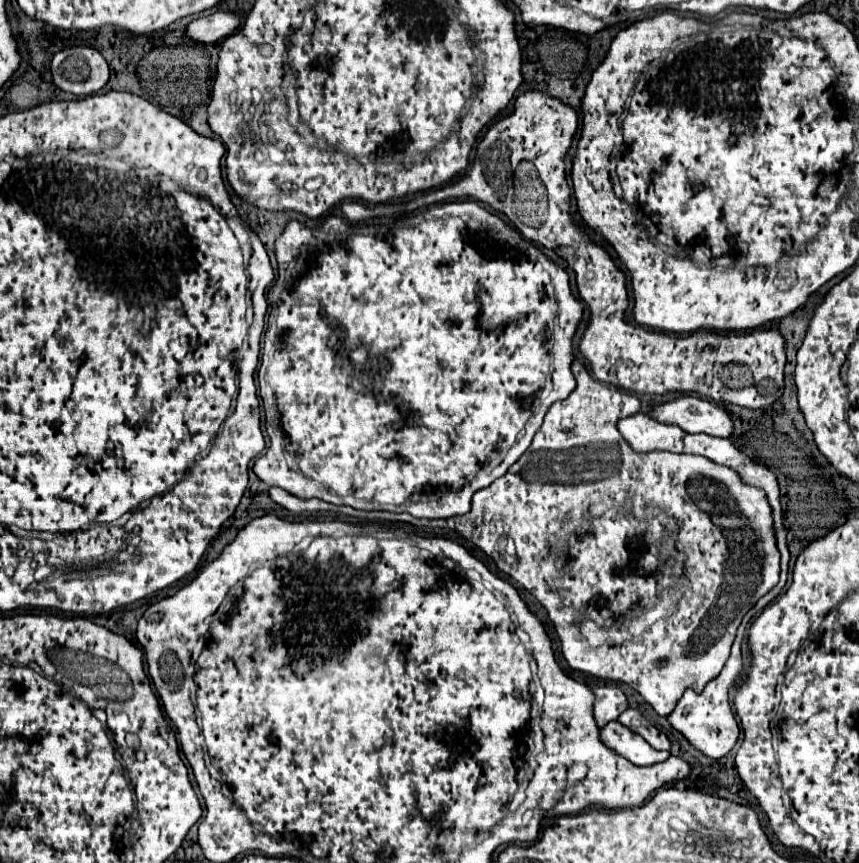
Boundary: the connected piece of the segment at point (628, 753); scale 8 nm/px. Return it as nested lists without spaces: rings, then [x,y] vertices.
[[[609,722],[605,728],[601,728],[601,742],[637,766],[651,766],[669,758],[669,752],[651,748],[645,744],[645,740],[641,740],[641,736],[629,732],[629,728],[619,722]]]

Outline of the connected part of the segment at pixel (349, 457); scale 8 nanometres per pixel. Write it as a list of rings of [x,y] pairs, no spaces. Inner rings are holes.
[[[475,200],[435,204],[413,216],[393,220],[381,228],[381,240],[373,236],[373,222],[349,224],[341,216],[331,216],[321,228],[305,228],[301,222],[289,220],[283,234],[275,240],[275,256],[279,262],[279,274],[269,288],[273,326],[269,328],[263,362],[257,370],[259,396],[265,408],[265,430],[271,446],[253,466],[253,472],[267,486],[283,488],[301,500],[319,498],[329,504],[345,504],[357,510],[407,512],[415,518],[461,516],[471,510],[471,496],[477,490],[503,476],[511,464],[521,458],[539,430],[549,406],[557,400],[565,400],[577,386],[571,372],[575,360],[573,336],[583,320],[583,304],[573,296],[569,274],[553,264],[533,242],[525,240],[519,230]],[[345,244],[359,244],[359,250],[349,252],[341,248],[335,252],[337,246]],[[287,456],[295,458],[295,470],[287,464]]]

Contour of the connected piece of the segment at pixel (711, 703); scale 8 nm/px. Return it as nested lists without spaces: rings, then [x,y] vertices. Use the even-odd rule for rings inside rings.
[[[783,554],[783,564],[781,564],[781,578],[779,578],[779,584],[767,592],[755,606],[744,616],[736,633],[736,638],[731,647],[731,656],[727,660],[727,664],[723,666],[723,670],[719,672],[719,676],[715,680],[711,680],[707,684],[707,688],[701,692],[701,694],[695,694],[693,690],[687,690],[681,700],[677,702],[675,710],[669,714],[669,722],[675,730],[679,730],[701,754],[705,754],[707,758],[713,758],[713,760],[719,760],[723,758],[727,752],[731,752],[731,748],[735,746],[737,738],[739,738],[739,726],[737,726],[737,720],[731,712],[731,706],[729,706],[729,688],[735,684],[735,680],[739,678],[741,670],[743,670],[743,658],[741,658],[741,642],[746,637],[746,629],[751,621],[758,613],[760,613],[767,604],[771,604],[779,592],[783,590],[785,582],[787,582],[787,564],[789,564],[789,556]]]

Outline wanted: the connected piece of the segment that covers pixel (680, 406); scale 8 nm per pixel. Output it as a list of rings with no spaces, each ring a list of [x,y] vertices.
[[[681,396],[673,402],[655,406],[651,416],[667,424],[677,424],[689,434],[729,438],[735,430],[731,414],[723,406],[697,396]]]

